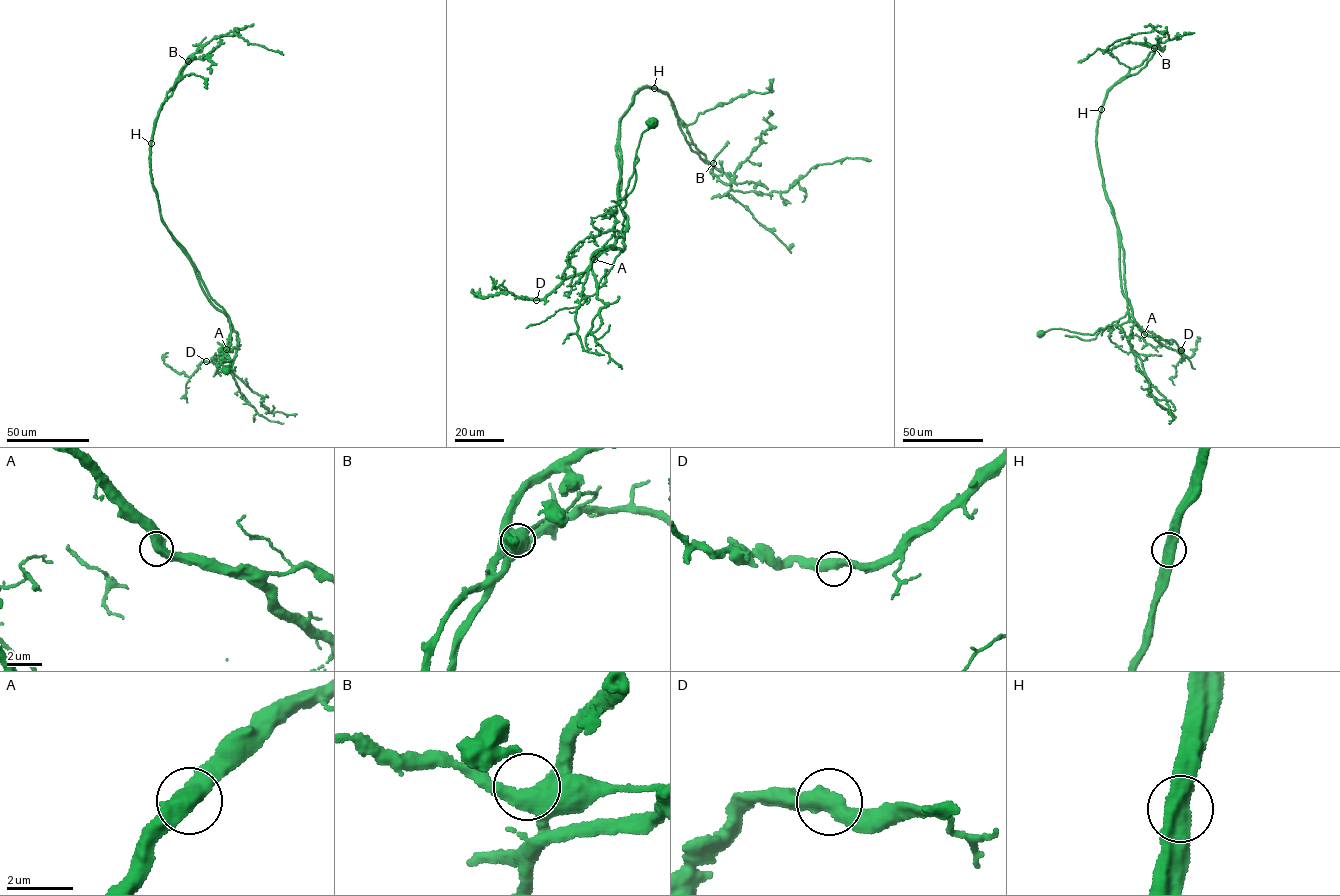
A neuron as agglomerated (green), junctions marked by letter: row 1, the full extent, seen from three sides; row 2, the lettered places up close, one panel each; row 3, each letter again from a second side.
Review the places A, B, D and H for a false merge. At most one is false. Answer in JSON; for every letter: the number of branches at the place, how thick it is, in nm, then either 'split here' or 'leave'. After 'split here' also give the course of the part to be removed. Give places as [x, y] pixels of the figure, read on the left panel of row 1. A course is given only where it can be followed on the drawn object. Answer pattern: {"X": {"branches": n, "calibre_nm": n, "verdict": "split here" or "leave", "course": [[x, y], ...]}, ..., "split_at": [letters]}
{"A": {"branches": 2, "calibre_nm": 500, "verdict": "leave"}, "B": {"branches": 2, "calibre_nm": 550, "verdict": "leave"}, "D": {"branches": 2, "calibre_nm": 550, "verdict": "leave"}, "H": {"branches": 2, "calibre_nm": 500, "verdict": "split here", "course": [[150, 143], [161, 220], [230, 328], [226, 349], [189, 377], [164, 363], [168, 353]]}, "split_at": ["H"]}

